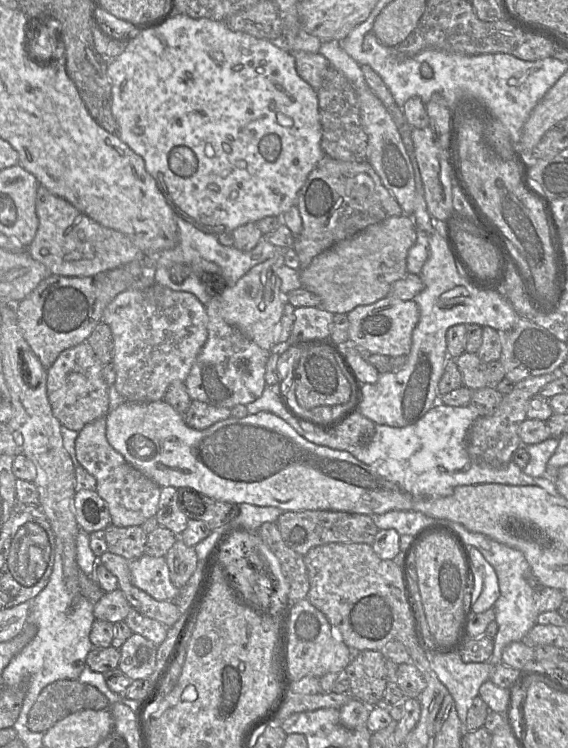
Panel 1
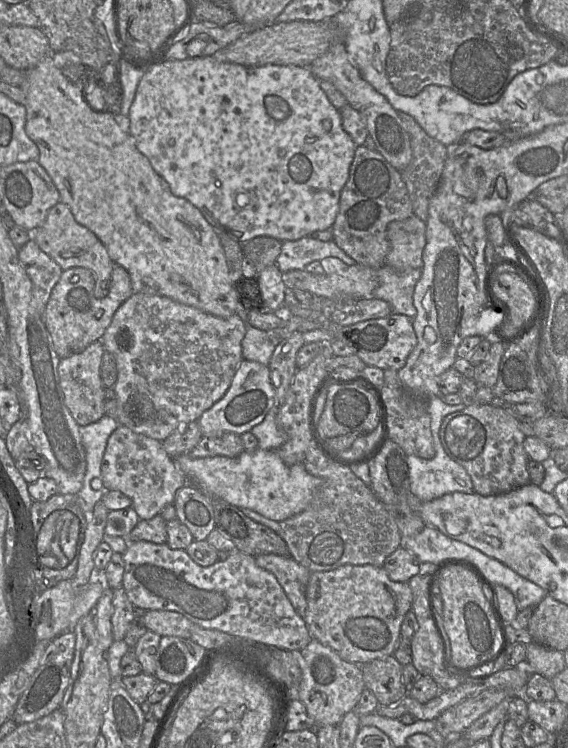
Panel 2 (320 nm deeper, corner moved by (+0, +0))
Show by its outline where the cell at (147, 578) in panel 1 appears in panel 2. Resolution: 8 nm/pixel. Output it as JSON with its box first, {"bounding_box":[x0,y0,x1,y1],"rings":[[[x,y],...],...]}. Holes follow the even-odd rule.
{"bounding_box":[122,541,313,651],"rings":[[[129,541],[122,555],[122,588],[137,610],[175,611],[202,628],[219,630],[251,644],[289,651],[301,651],[313,639],[304,619],[296,613],[276,577],[260,568],[251,555],[238,551],[224,561],[218,560],[211,566],[202,567],[192,560],[186,550],[171,549],[166,543],[148,541]]]}

